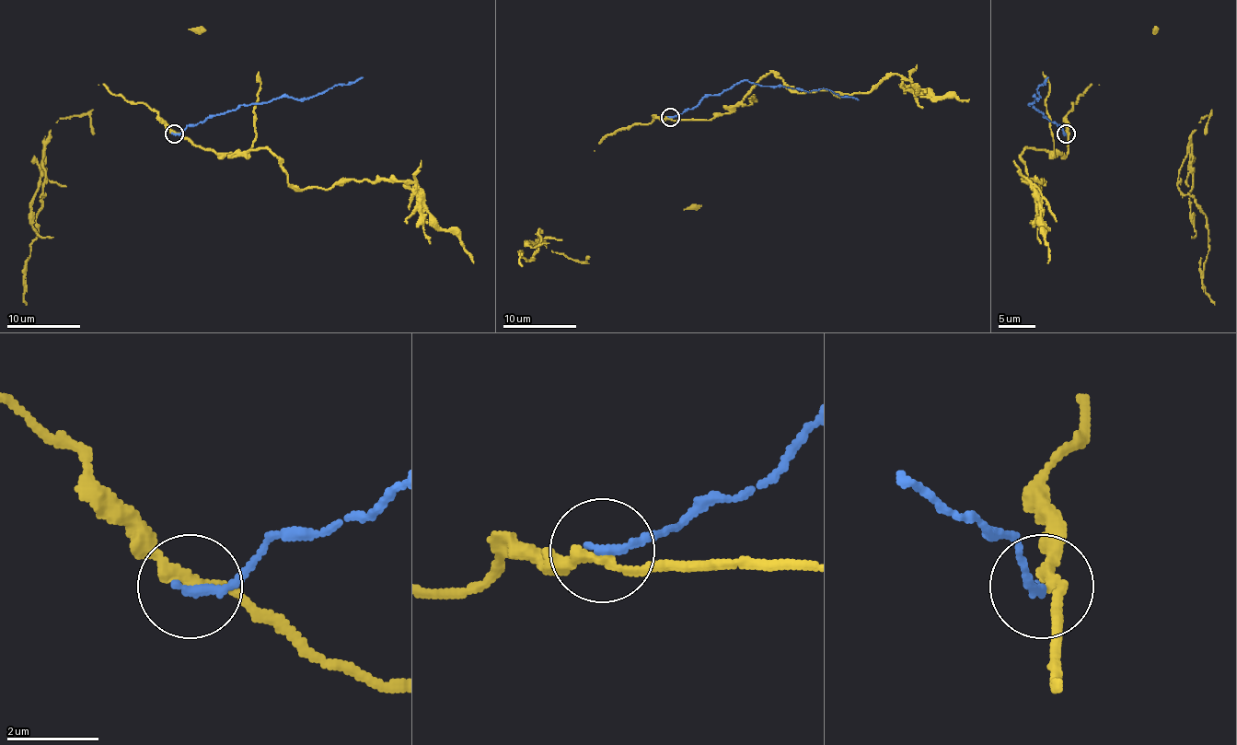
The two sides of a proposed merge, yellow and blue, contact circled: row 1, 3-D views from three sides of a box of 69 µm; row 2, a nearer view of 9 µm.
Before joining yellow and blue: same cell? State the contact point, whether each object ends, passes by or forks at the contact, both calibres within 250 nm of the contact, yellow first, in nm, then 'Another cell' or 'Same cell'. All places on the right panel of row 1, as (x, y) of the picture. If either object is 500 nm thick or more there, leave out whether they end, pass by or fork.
Place: (1066, 133). At the ring yellow passes by. At the ring blue ends. Thickness 240 nm (yellow) against 200 nm. Another cell

